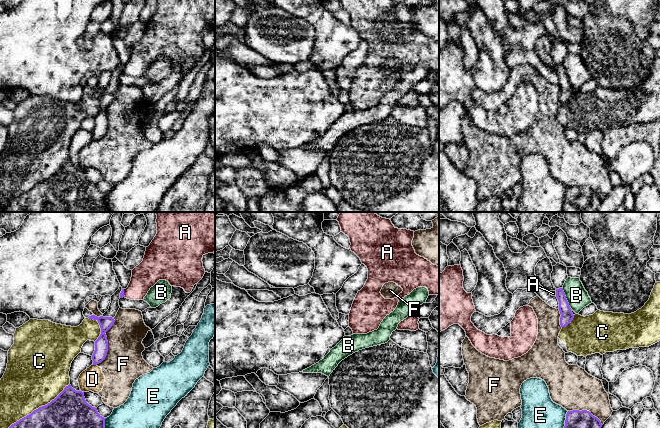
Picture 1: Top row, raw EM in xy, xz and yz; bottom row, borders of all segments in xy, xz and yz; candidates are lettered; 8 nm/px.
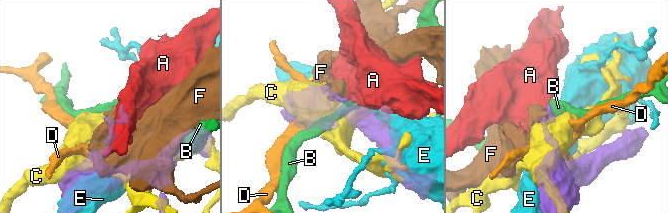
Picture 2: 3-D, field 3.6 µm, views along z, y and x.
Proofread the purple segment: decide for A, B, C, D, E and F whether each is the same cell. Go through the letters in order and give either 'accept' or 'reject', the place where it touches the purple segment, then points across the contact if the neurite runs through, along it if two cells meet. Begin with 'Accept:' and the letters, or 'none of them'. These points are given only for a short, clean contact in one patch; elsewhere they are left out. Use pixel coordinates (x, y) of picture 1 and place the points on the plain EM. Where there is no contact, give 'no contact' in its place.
Accept: none of them
A: reject; contact xy (123, 69); border xy (123, 65), (125, 72)
B: reject; contact yz (565, 74); border yz (562, 63), (565, 74), (571, 84)
C: reject; contact xy (36, 185)
D: reject; contact xy (95, 140); border xy (93, 140), (96, 141)
E: reject; contact yz (565, 199)
F: reject; contact yz (586, 186)

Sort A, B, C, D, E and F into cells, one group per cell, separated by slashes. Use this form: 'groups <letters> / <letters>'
groups A / B / C / D F / E

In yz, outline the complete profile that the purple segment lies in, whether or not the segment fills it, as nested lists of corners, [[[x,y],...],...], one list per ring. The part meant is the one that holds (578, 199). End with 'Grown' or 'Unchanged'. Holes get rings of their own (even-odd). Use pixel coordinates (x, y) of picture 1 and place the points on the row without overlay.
[[[587,186],[568,187],[562,212],[597,212],[601,203],[601,197]]]. Unchanged

